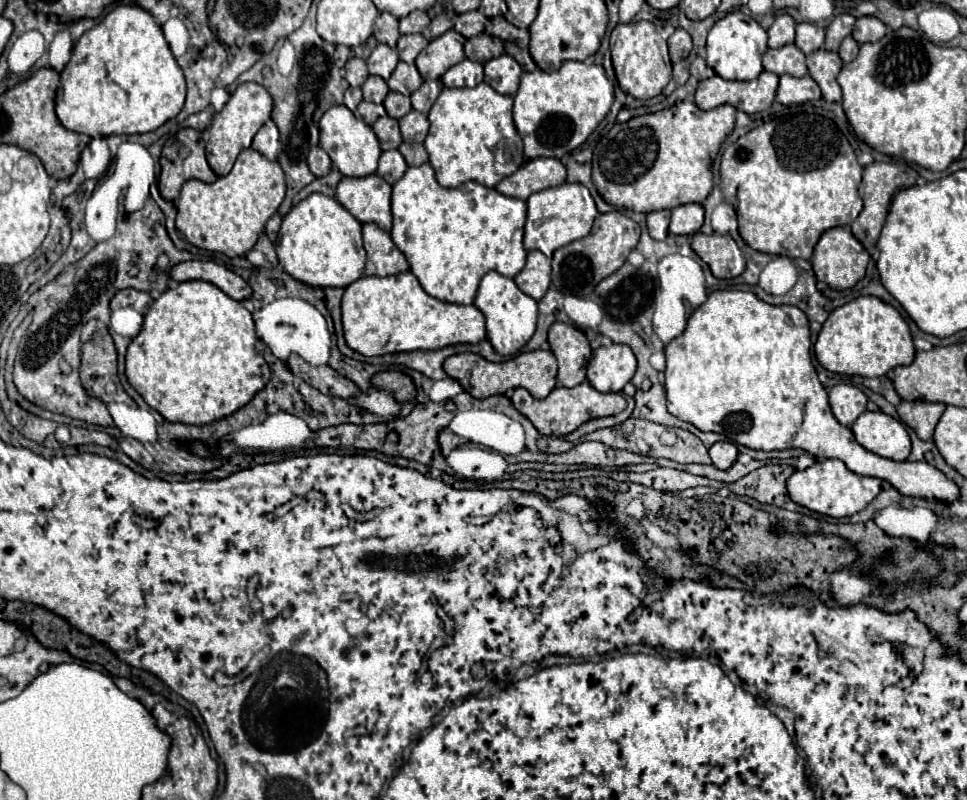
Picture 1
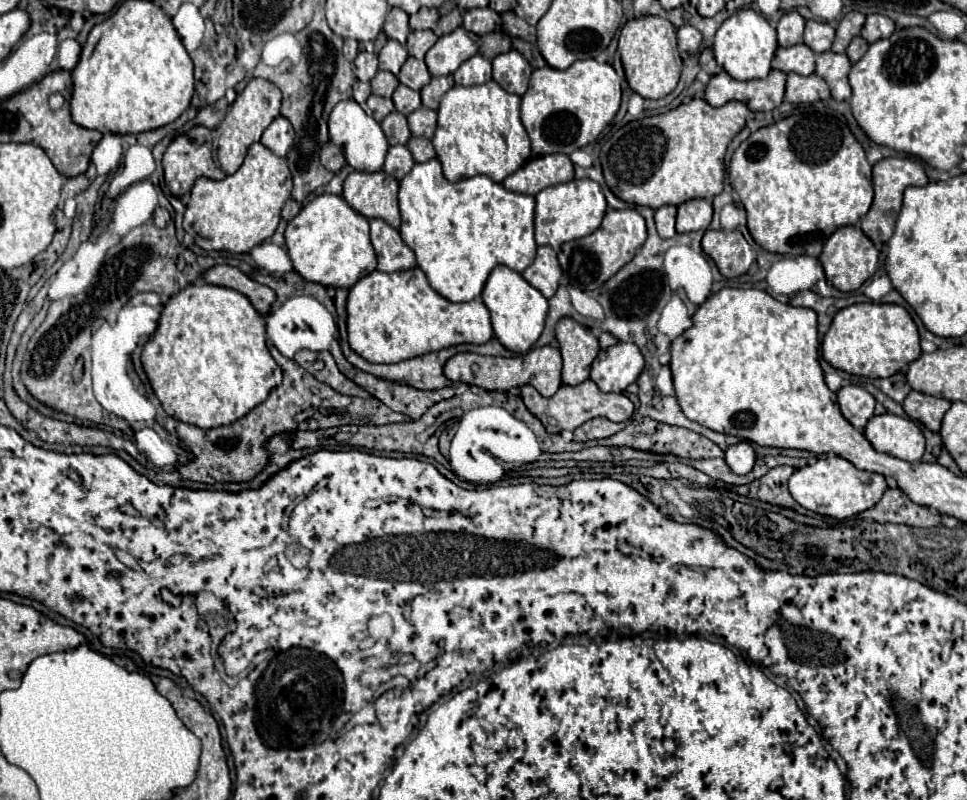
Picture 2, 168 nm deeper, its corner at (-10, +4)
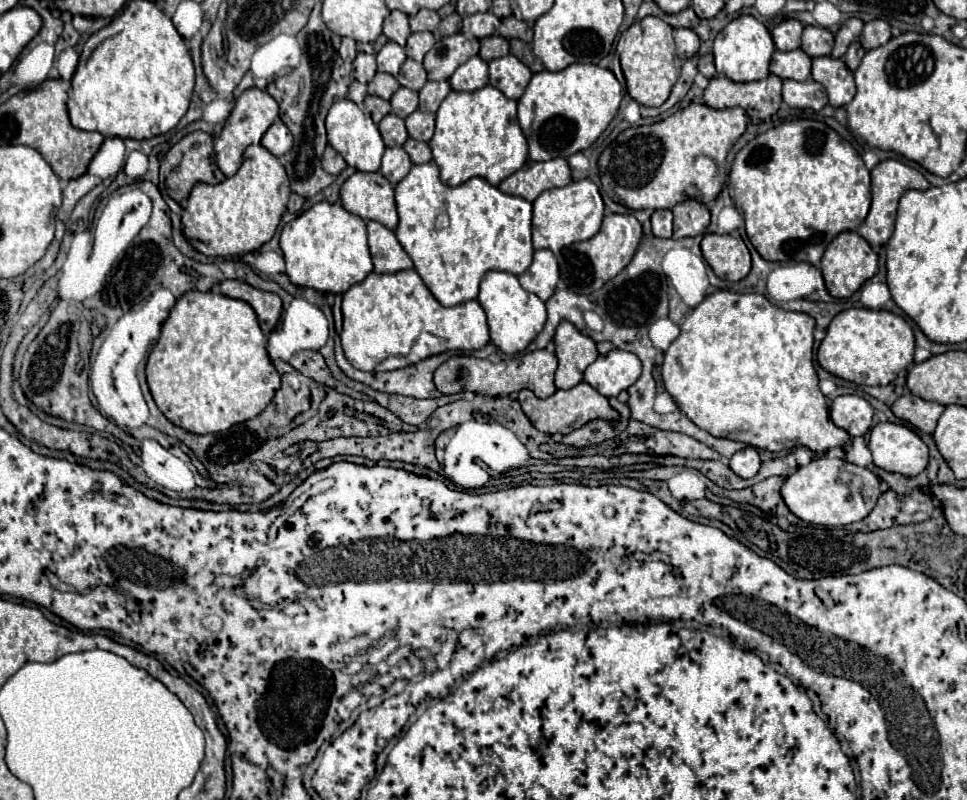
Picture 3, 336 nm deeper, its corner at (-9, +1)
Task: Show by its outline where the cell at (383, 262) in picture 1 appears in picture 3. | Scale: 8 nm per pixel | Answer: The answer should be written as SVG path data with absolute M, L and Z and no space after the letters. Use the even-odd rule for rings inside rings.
M367 222L369 230L369 248L377 274L393 274L407 268L413 268L413 260L403 250L395 232L385 228L379 222Z

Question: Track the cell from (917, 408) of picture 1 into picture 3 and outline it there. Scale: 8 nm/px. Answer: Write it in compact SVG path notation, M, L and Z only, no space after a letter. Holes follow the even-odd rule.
M905 394L891 406L891 410L897 418L909 422L911 426L919 428L921 432L933 434L937 420L943 414L945 406L939 402L927 402L919 396L913 396L913 394Z

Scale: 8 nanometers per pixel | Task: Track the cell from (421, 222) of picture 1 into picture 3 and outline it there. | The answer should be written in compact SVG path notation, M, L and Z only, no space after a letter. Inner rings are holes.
M435 162L413 166L411 172L395 186L395 202L399 212L399 226L395 228L397 240L411 256L415 270L443 306L457 306L475 300L479 282L487 270L503 270L515 276L523 274L533 260L531 244L531 202L521 196L511 196L491 186L485 178L471 178L461 186L445 186L439 178Z

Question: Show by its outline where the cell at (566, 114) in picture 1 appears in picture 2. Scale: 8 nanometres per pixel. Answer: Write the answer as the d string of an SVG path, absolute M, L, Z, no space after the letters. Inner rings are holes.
M584 59L572 63L564 71L552 67L535 69L520 107L520 119L530 135L532 153L570 155L576 149L592 143L618 113L621 98L622 78L608 63Z

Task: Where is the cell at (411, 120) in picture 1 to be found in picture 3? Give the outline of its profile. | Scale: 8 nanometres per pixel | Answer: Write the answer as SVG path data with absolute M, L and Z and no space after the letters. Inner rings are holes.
M413 112L405 118L405 124L407 124L407 132L411 138L415 140L423 140L423 142L429 142L433 138L433 132L435 132L435 116L431 112Z

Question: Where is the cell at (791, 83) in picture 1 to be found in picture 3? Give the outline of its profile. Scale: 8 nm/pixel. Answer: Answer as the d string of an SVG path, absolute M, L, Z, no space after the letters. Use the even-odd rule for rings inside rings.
M809 78L805 82L783 80L783 102L787 102L791 108L799 108L799 110L803 110L803 108L821 110L827 104L827 92L813 78Z

